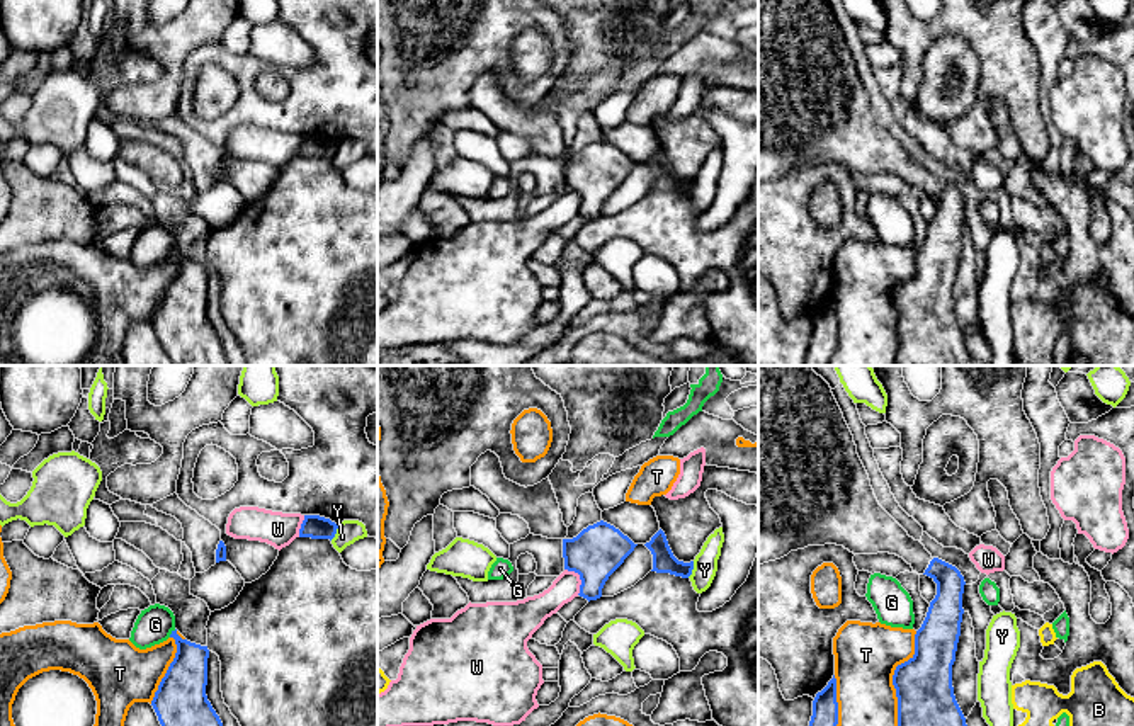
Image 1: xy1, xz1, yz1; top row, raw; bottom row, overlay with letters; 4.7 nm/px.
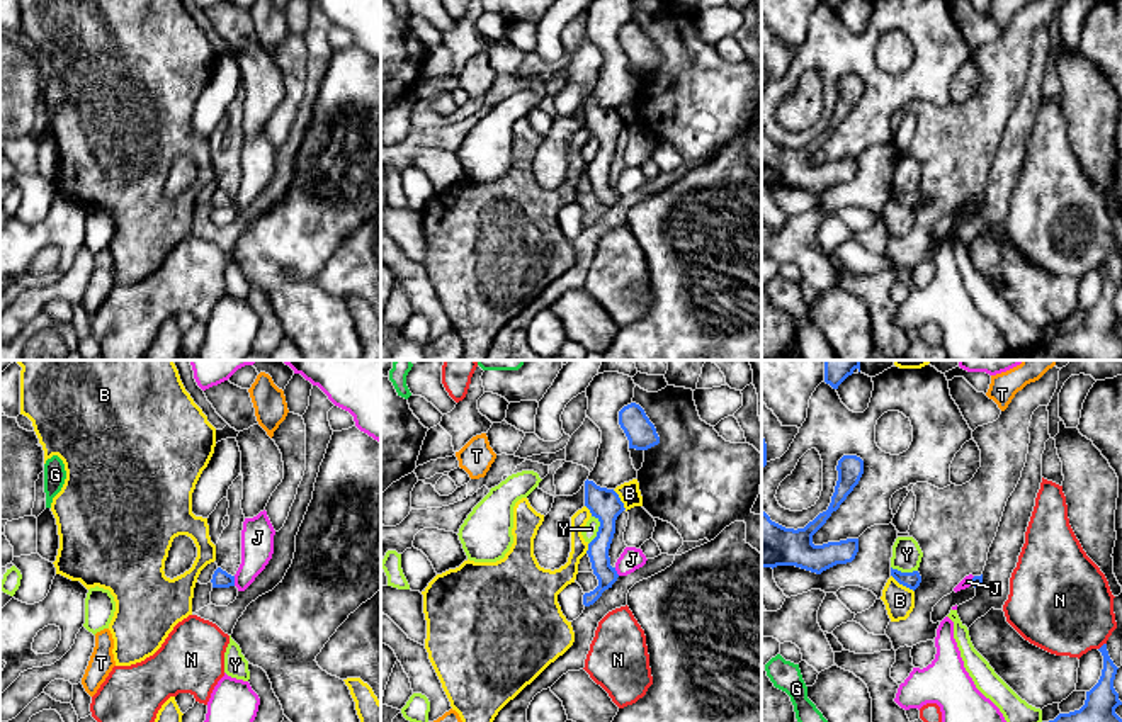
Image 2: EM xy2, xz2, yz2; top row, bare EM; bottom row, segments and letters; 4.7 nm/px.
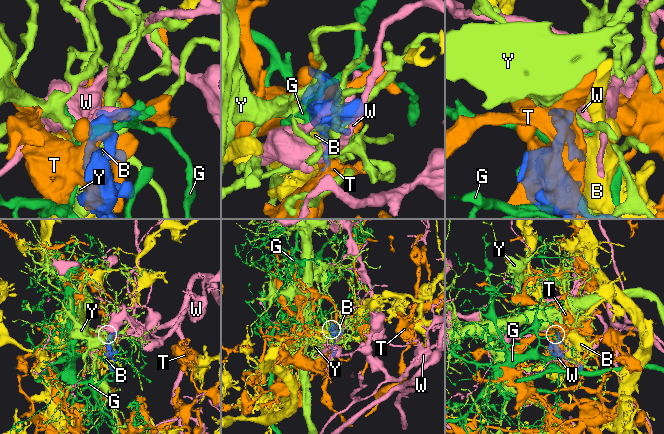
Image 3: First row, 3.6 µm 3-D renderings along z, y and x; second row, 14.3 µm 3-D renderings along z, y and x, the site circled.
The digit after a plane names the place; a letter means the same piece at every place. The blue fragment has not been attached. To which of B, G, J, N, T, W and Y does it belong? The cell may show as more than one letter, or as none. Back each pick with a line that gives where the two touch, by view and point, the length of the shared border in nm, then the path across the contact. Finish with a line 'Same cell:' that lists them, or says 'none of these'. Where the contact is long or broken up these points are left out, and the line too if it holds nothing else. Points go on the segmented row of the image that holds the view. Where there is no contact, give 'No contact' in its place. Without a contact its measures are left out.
Same cell: none of these

